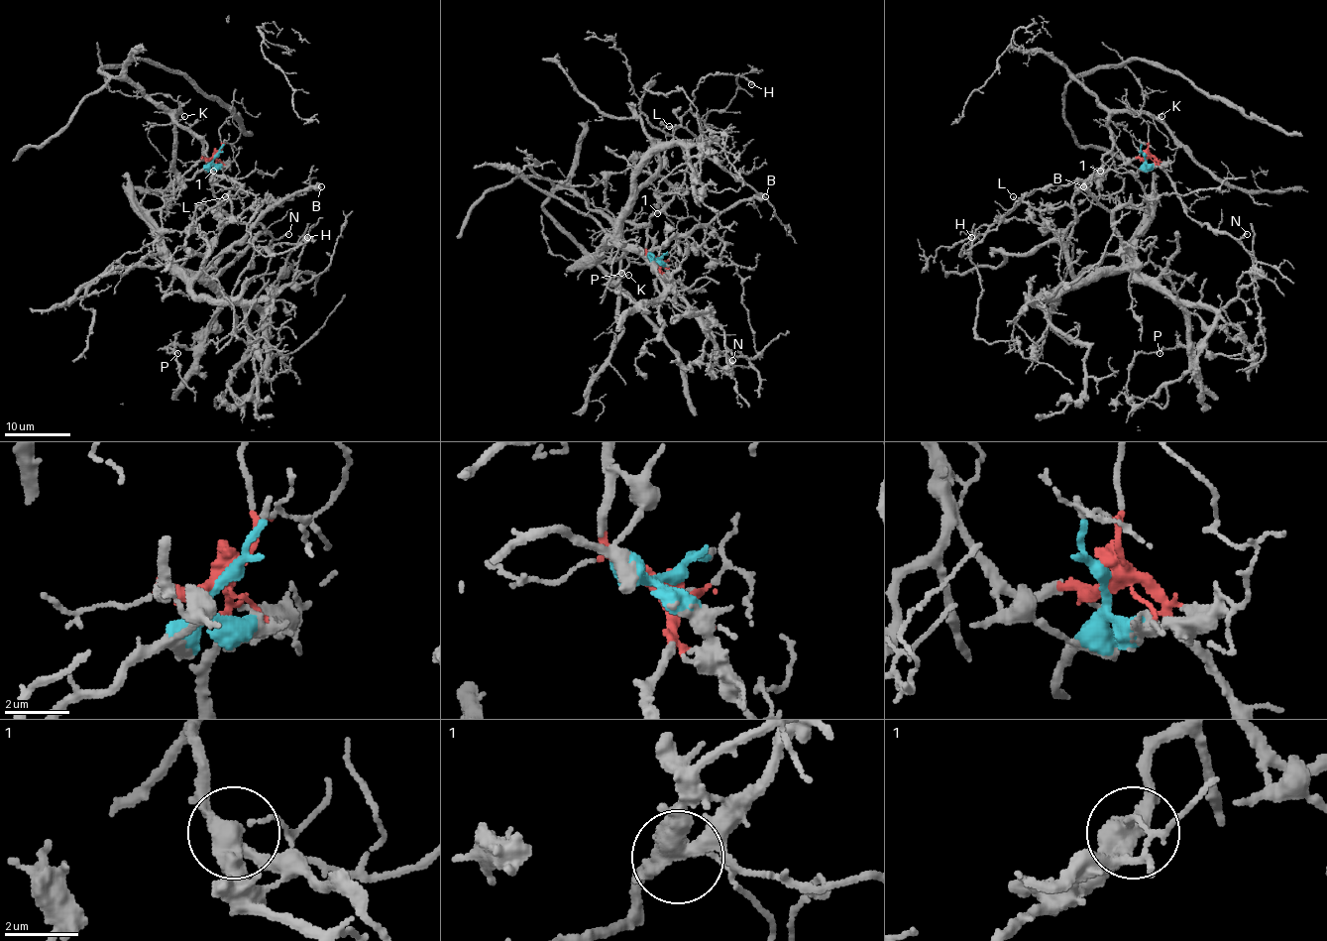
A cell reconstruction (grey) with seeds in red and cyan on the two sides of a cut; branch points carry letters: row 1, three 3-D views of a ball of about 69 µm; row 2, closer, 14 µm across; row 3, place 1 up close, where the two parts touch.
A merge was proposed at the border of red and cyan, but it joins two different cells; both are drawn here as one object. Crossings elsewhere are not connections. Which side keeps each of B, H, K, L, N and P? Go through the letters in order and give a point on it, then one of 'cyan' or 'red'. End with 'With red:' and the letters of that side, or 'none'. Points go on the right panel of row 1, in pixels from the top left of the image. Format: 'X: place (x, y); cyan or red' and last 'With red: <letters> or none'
B: place (1083, 186); cyan
H: place (971, 237); red
K: place (1161, 116); red
L: place (1013, 196); red
N: place (1247, 234); red
P: place (1160, 353); cyan
With red: H, K, L, N

